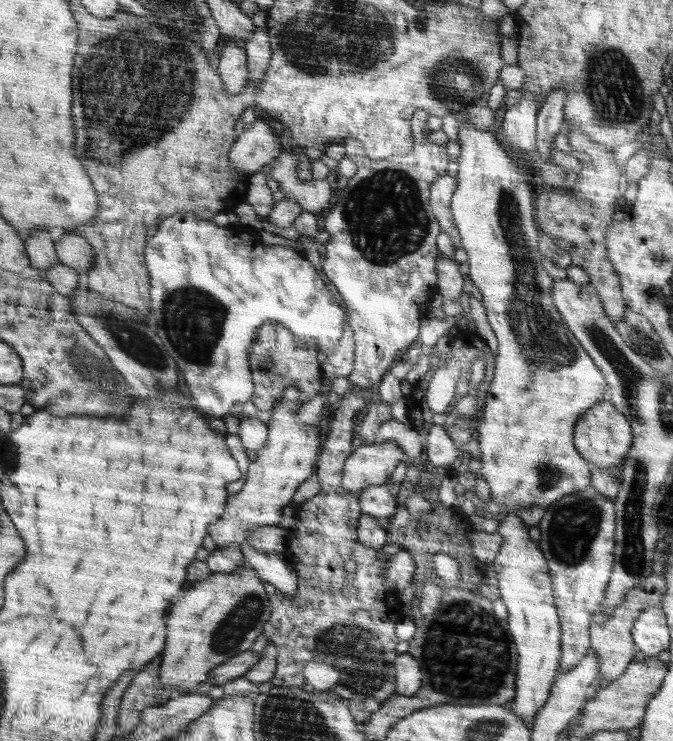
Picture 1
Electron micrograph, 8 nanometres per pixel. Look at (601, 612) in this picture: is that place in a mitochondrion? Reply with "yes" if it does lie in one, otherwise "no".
no

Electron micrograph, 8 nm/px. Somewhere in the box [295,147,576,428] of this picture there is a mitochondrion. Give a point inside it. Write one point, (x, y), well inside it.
(385, 215)

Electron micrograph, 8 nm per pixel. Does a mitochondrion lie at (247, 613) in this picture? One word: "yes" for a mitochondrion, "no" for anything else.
yes

